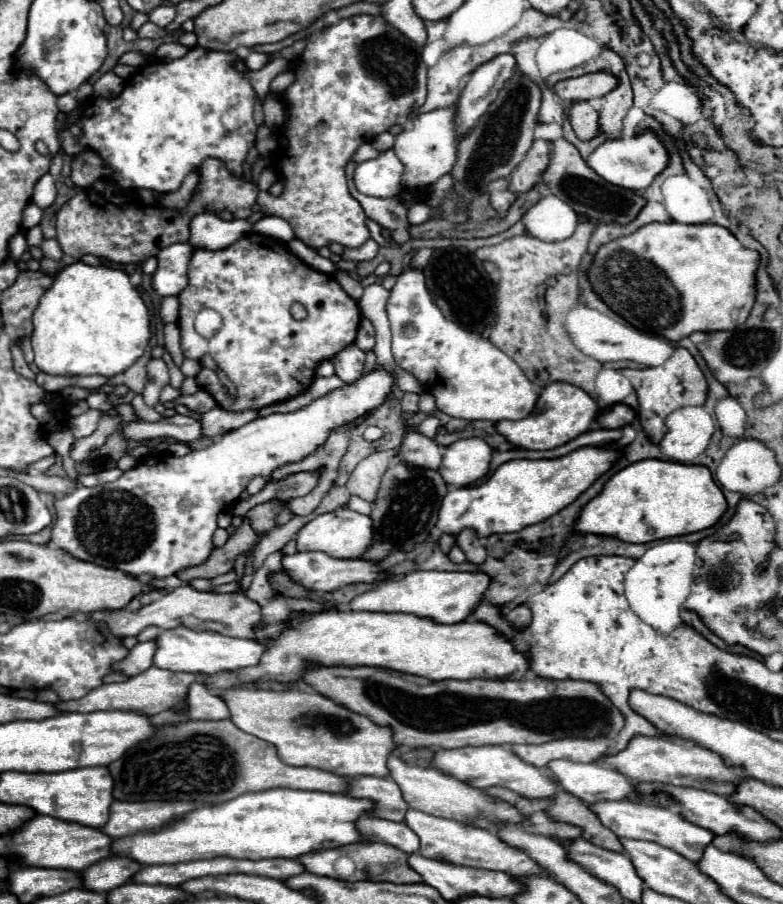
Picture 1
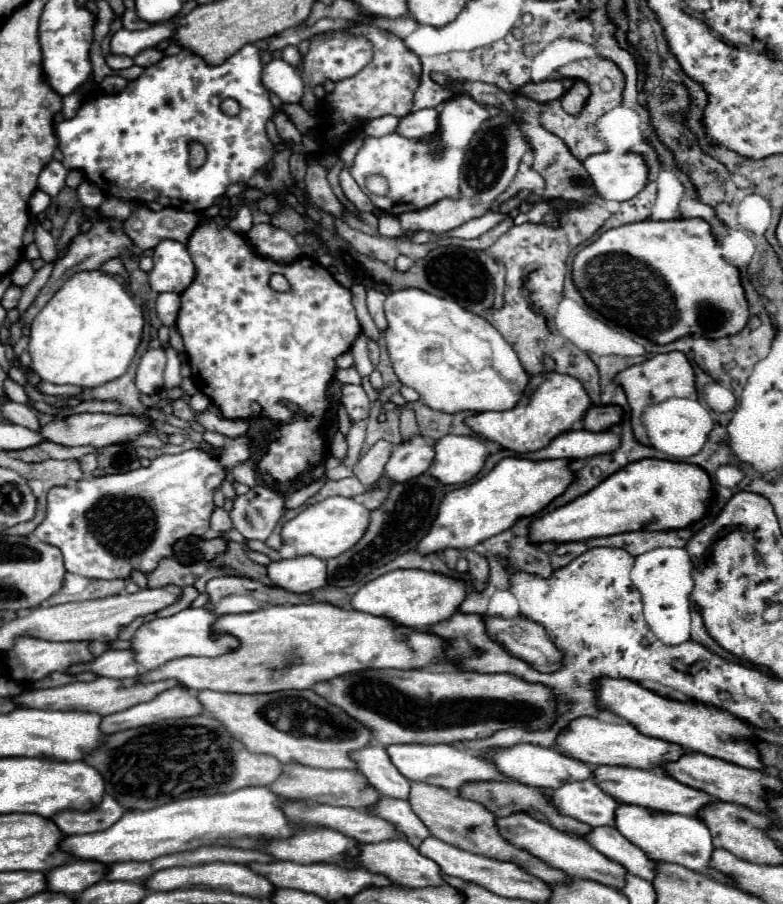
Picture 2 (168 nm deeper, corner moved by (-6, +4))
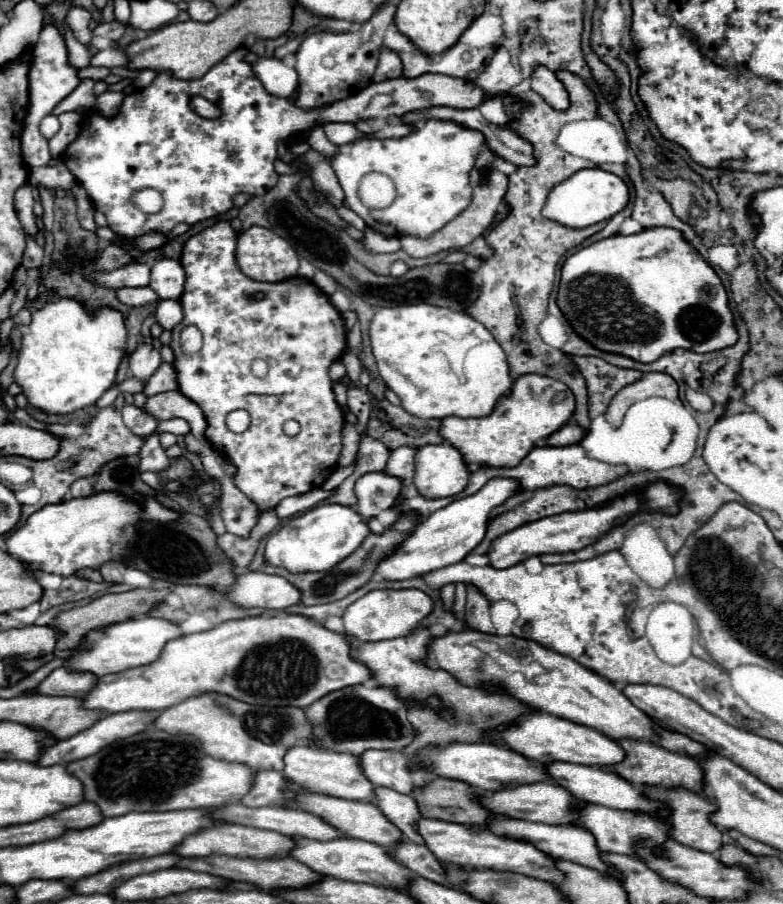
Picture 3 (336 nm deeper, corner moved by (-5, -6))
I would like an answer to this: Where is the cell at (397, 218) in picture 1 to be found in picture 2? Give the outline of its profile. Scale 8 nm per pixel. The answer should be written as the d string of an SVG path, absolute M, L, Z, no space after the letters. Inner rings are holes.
M342 168L342 172L340 172L340 186L342 186L346 198L348 198L360 212L378 210L378 208L372 204L370 196L356 184L356 180L350 176L350 172L348 172L346 168Z

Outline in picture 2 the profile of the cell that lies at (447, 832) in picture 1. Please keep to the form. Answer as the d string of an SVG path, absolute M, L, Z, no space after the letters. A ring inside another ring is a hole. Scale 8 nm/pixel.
M382 798L376 808L370 808L368 812L382 816L384 820L392 822L402 834L406 834L408 842L412 846L420 846L422 840L426 840L430 836L430 830L426 828L426 824L414 814L412 806L408 800L396 800L396 798Z

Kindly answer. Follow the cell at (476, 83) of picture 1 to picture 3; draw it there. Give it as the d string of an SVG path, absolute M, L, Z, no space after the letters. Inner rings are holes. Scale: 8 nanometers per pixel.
M427 120L423 128L415 126L411 134L403 138L371 138L347 144L331 158L335 176L345 192L343 206L351 208L367 222L369 228L383 236L429 238L469 206L469 172L483 148L483 142L483 134L475 130L463 130L463 126L455 122ZM369 172L381 172L395 182L397 198L391 206L383 210L369 210L359 200L359 180Z

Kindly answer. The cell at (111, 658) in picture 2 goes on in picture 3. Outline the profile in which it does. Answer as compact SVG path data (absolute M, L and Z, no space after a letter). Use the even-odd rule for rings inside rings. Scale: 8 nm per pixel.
M55 668L37 688L35 694L43 696L83 696L87 690L91 690L91 682L95 682L97 676L93 674L71 674L63 668Z

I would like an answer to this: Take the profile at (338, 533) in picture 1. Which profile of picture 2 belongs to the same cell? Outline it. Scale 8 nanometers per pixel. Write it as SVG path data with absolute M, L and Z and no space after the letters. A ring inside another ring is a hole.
M332 496L326 498L314 506L308 506L302 510L294 520L286 522L282 528L284 544L292 544L296 548L296 554L312 554L322 560L336 558L358 544L358 540L364 536L370 522L370 510L358 504L352 498L344 496Z

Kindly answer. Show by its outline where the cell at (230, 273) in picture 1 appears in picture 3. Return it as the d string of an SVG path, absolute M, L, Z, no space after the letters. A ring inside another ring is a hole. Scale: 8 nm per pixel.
M217 222L215 226L203 230L197 236L191 236L185 242L181 264L185 268L187 280L185 292L179 300L185 318L171 330L171 350L175 356L173 368L177 372L179 392L193 400L205 414L207 442L235 466L235 486L251 502L255 502L259 510L267 510L277 506L287 496L305 494L313 488L323 486L323 482L337 468L335 464L341 454L341 430L345 418L341 414L339 404L335 402L329 366L331 362L341 358L345 350L345 324L341 314L329 304L329 298L313 282L291 278L277 284L269 284L247 278L237 266L235 244L237 232L231 228L229 222ZM253 292L263 292L265 298L261 302L251 302L247 296ZM283 294L289 294L289 298L283 300ZM189 324L197 326L203 334L203 348L193 356L183 354L179 346L179 332ZM255 358L263 358L269 364L267 376L257 378L251 374L251 364ZM237 408L247 410L251 416L249 430L245 430L243 434L231 432L225 424L225 416ZM287 420L299 422L301 432L297 436L287 436L283 432L283 424Z

